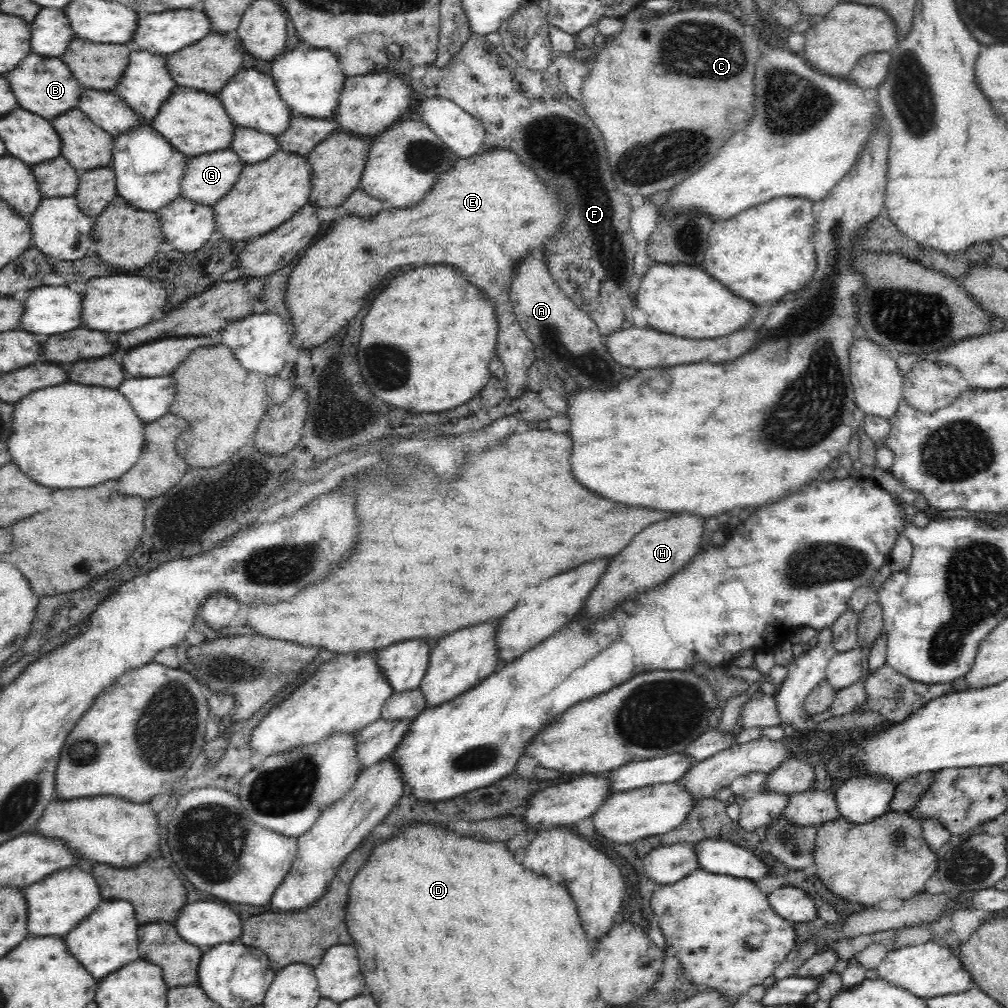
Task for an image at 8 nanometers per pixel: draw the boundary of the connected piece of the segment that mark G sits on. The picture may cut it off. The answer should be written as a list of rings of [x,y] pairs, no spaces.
[[[231,148],[191,157],[181,180],[182,197],[213,207],[232,190],[245,166]]]

